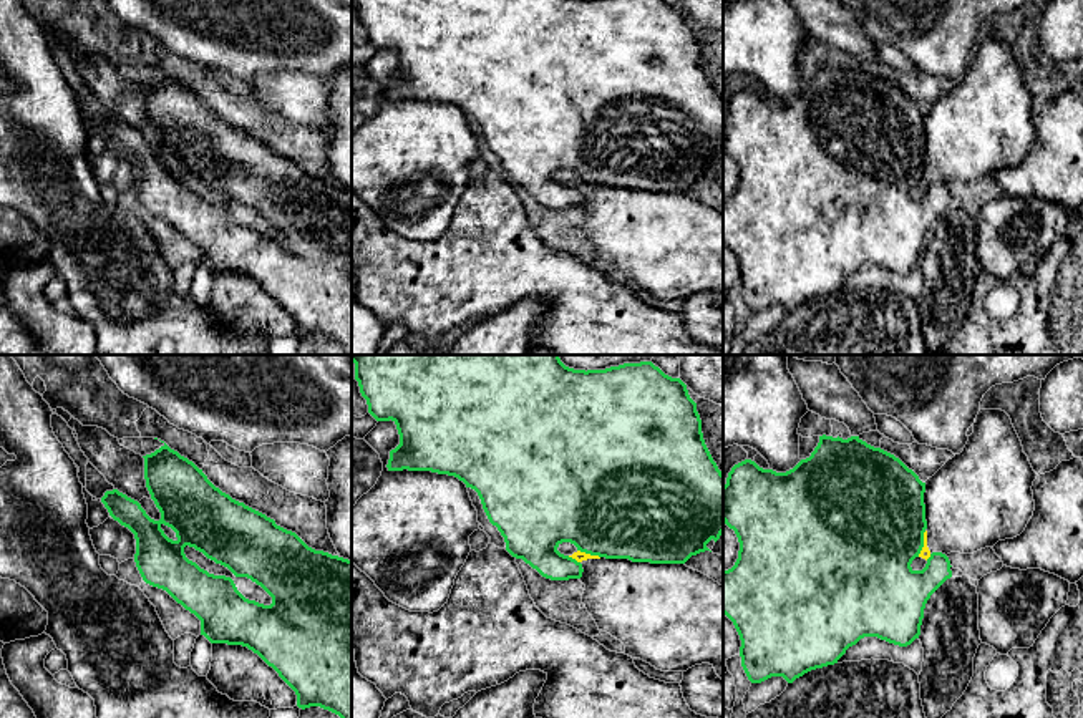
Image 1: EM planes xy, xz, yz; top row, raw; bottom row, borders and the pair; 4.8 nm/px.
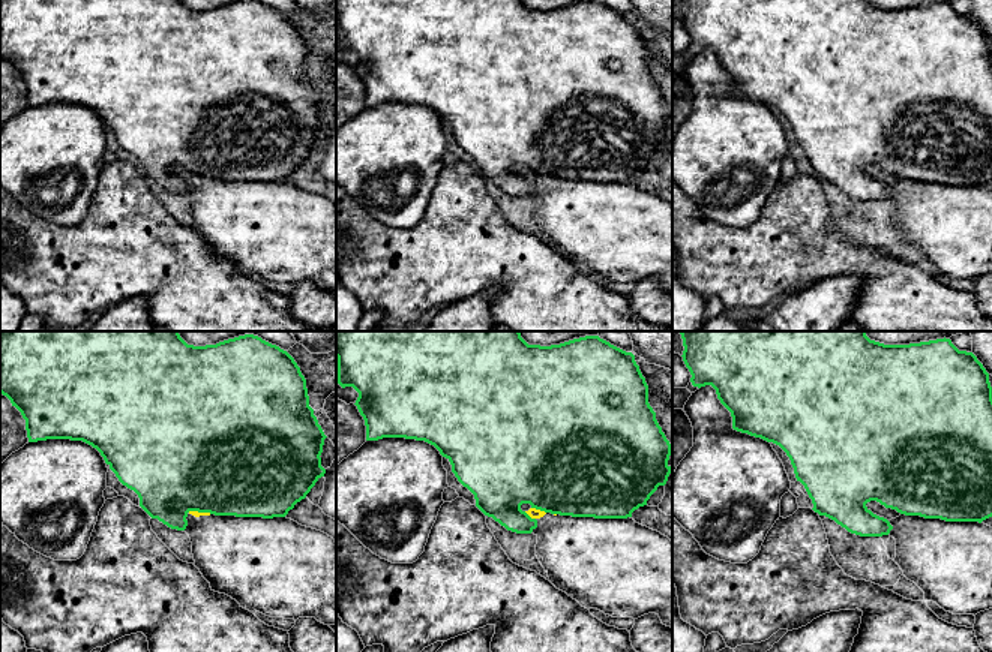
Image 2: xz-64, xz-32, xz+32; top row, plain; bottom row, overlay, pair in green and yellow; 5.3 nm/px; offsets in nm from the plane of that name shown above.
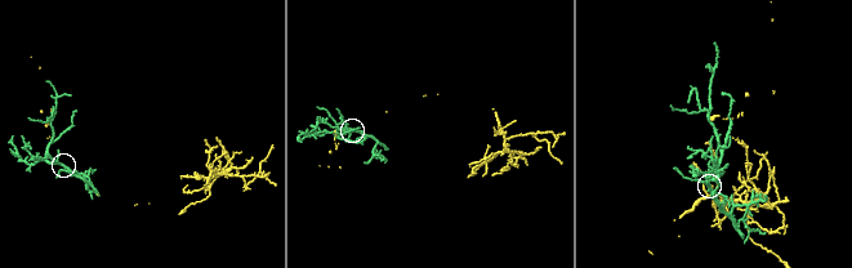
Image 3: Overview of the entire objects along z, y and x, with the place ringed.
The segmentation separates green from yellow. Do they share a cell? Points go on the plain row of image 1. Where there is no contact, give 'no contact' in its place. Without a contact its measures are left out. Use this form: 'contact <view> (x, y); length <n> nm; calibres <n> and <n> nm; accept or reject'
contact xz (589, 181); length 120 nm; calibres 500 and 50 nm; reject

